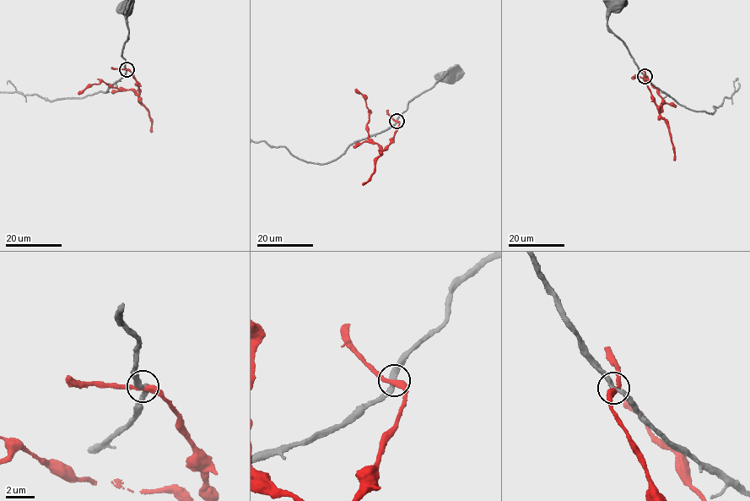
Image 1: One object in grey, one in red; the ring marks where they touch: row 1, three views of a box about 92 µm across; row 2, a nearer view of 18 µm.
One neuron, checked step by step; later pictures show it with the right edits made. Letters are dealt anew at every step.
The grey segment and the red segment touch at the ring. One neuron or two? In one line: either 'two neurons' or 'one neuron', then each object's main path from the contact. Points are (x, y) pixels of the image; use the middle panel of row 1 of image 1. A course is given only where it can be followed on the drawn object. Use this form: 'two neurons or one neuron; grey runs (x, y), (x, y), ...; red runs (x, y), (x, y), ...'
two neurons; grey runs (396, 121), (407, 109), (408, 103), (446, 73), (446, 78); red runs (396, 121), (399, 124), (387, 146), (380, 149), (369, 138), (367, 124), (369, 110), (365, 96), (355, 89)

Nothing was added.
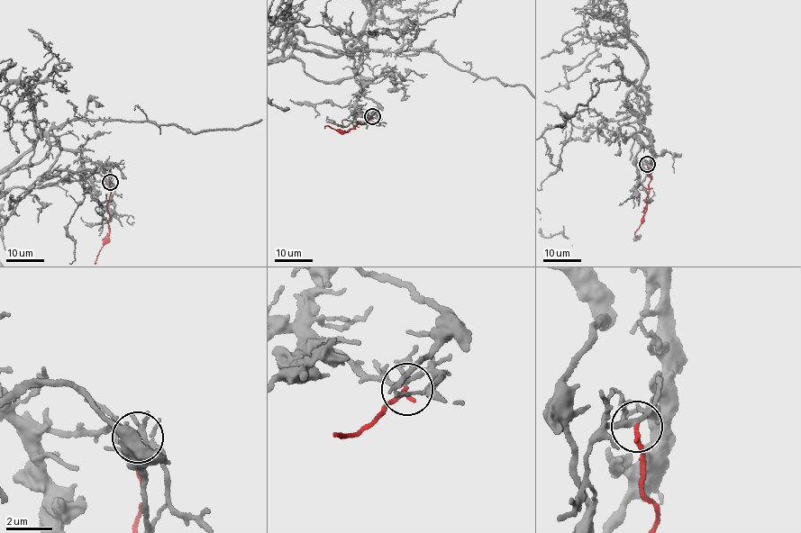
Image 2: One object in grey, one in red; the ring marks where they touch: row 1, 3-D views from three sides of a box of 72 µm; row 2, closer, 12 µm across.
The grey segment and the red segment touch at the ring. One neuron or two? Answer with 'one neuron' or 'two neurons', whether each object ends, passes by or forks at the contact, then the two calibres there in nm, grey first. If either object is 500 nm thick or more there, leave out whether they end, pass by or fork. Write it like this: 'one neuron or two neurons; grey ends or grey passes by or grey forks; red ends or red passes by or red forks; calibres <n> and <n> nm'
two neurons; grey forks; red ends; calibres 190 and 220 nm

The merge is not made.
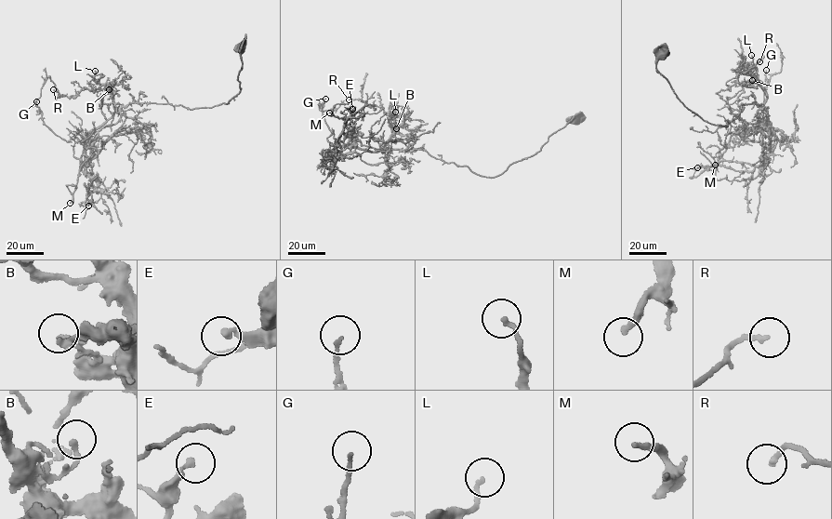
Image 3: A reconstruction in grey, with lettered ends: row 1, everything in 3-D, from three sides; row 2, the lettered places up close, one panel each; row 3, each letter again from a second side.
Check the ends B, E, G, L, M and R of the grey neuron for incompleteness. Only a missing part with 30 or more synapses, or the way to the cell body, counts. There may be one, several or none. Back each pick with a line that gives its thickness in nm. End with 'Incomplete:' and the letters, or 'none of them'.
L: Thickness 140 nm
M: Thickness 200 nm
R: Thickness 170 nm
Incomplete: L, M, R

